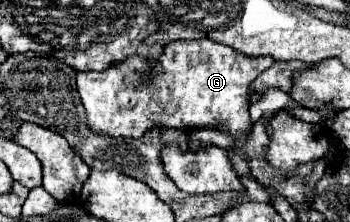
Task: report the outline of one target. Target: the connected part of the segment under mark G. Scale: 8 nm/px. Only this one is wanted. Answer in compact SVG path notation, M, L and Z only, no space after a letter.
M210 39L174 41L164 47L156 63L144 57L130 57L130 61L114 65L114 69L78 73L76 83L86 109L88 129L94 135L140 139L154 127L182 131L204 127L218 129L234 137L226 153L236 175L250 177L250 159L242 149L252 127L248 91L250 83L272 63L270 57L244 57Z

